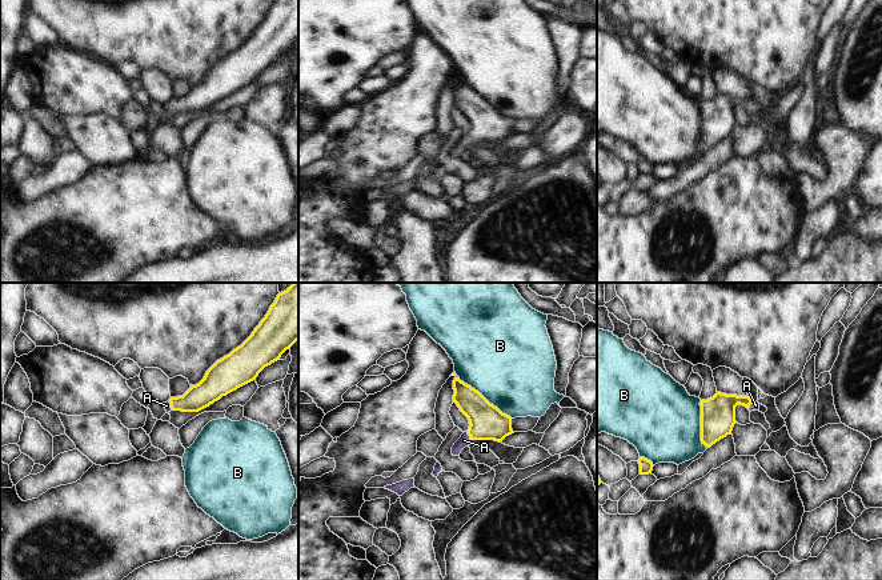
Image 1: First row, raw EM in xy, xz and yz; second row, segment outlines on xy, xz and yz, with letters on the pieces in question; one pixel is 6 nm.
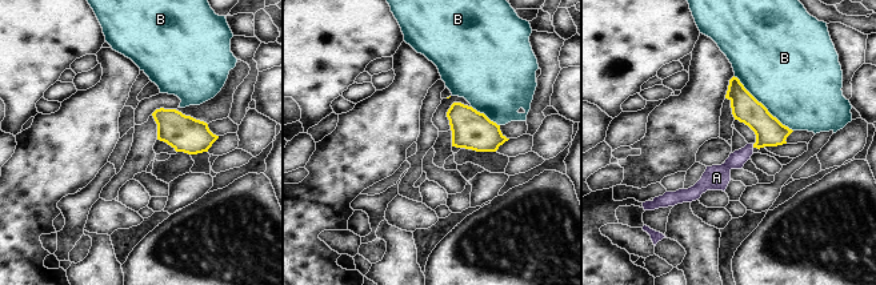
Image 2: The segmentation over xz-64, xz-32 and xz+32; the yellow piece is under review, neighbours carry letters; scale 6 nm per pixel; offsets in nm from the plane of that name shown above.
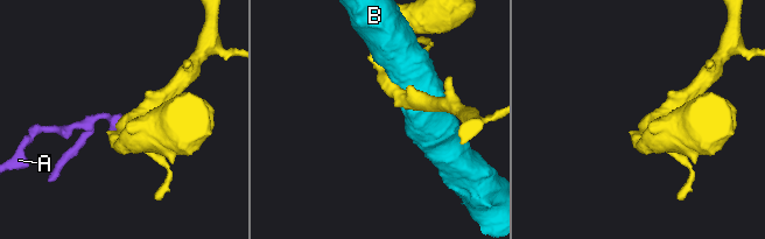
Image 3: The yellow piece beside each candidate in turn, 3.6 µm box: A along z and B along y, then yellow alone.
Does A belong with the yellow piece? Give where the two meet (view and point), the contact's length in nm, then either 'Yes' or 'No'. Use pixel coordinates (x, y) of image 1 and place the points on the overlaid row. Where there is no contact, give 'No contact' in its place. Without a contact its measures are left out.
Touches yellow at xz (469, 435). Shared border 50 nm. Yes

